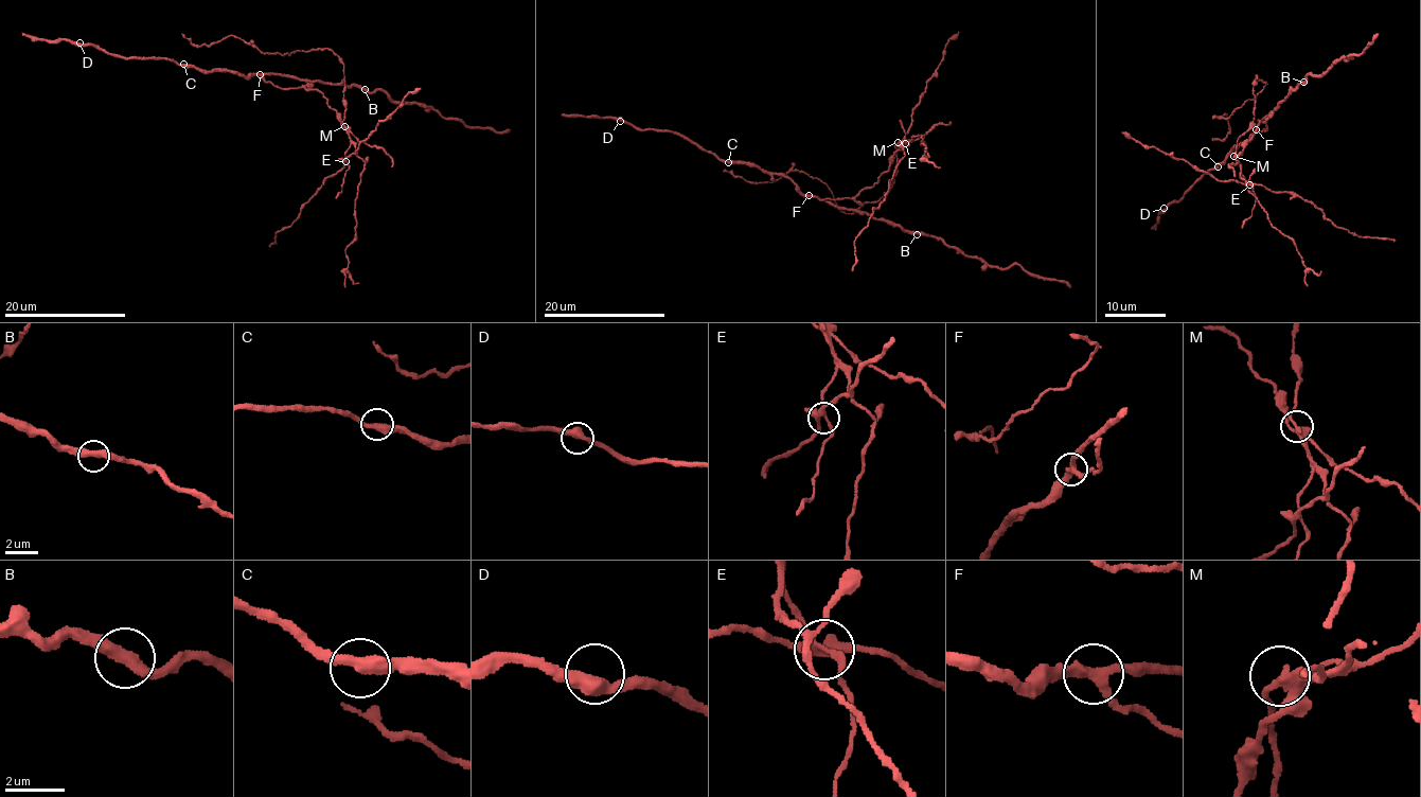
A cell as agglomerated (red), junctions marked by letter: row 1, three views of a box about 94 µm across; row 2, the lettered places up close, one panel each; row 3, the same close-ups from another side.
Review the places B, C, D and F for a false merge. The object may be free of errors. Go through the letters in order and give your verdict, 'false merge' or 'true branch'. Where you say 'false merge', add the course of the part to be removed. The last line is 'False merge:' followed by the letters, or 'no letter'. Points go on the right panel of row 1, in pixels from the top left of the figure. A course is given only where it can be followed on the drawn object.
B: true branch
C: true branch
D: true branch
F: false merge; course (1257, 128), (1266, 120), (1236, 154), (1257, 75), (1264, 87), (1212, 137)
False merge: F

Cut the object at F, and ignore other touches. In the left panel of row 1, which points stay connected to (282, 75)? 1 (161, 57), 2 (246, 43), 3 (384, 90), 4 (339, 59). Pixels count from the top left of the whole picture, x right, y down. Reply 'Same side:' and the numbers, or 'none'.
Same side: 1, 3

